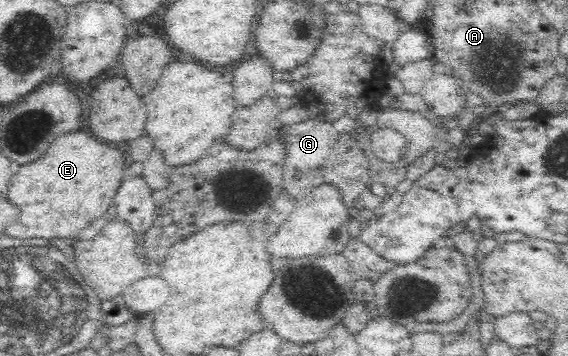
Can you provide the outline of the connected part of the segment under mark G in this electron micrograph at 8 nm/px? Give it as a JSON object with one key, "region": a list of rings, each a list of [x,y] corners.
{"region":[[[303,121],[294,125],[283,125],[283,132],[279,133],[286,140],[287,158],[284,167],[284,190],[298,200],[309,191],[323,183],[329,183],[339,189],[347,209],[354,215],[352,207],[365,191],[369,183],[369,161],[359,147],[358,137],[354,134],[339,134],[332,125],[319,121]]]}

